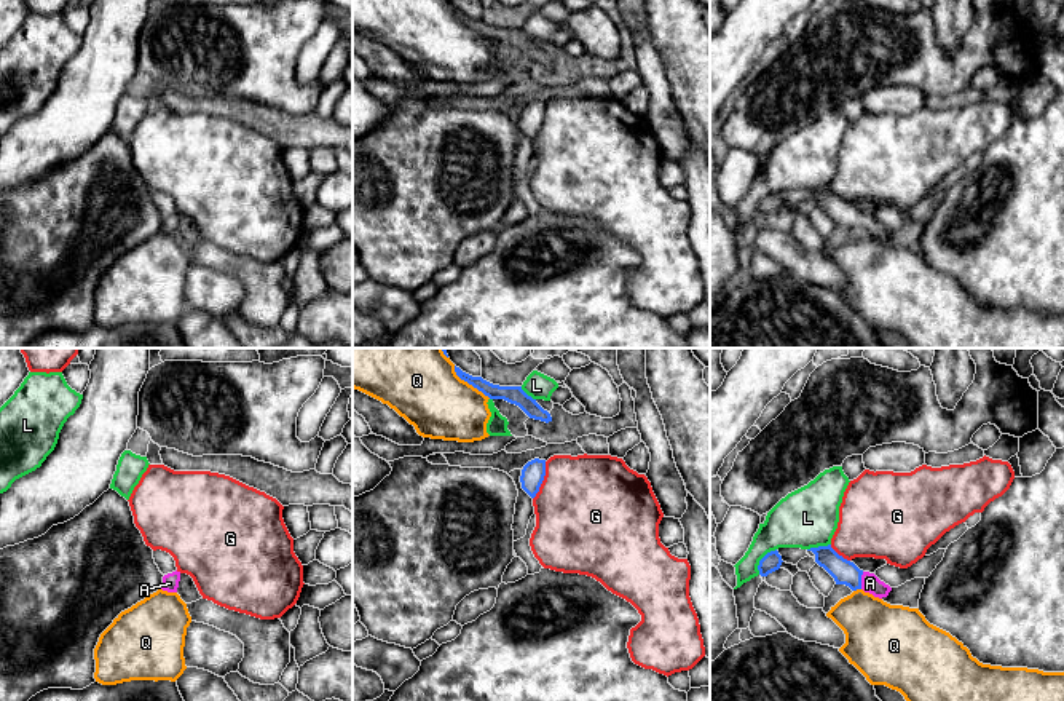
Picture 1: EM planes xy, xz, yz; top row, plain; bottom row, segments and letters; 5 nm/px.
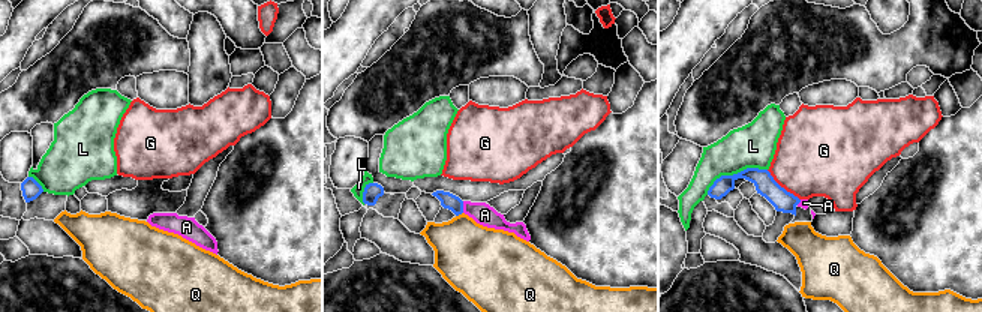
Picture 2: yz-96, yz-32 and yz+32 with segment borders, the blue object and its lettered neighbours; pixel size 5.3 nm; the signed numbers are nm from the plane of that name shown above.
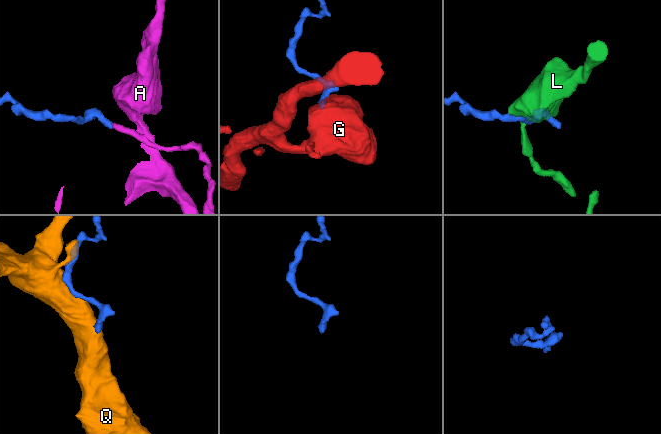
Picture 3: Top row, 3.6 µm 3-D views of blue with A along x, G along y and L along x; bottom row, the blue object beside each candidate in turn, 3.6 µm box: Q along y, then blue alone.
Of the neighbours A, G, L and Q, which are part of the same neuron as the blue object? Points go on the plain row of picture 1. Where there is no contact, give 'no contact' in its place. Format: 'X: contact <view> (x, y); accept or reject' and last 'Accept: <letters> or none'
A: contact yz (860, 222); accept
G: contact xz (543, 122); reject
L: contact yz (761, 201); reject
Q: contact xz (469, 26); reject
Accept: A

